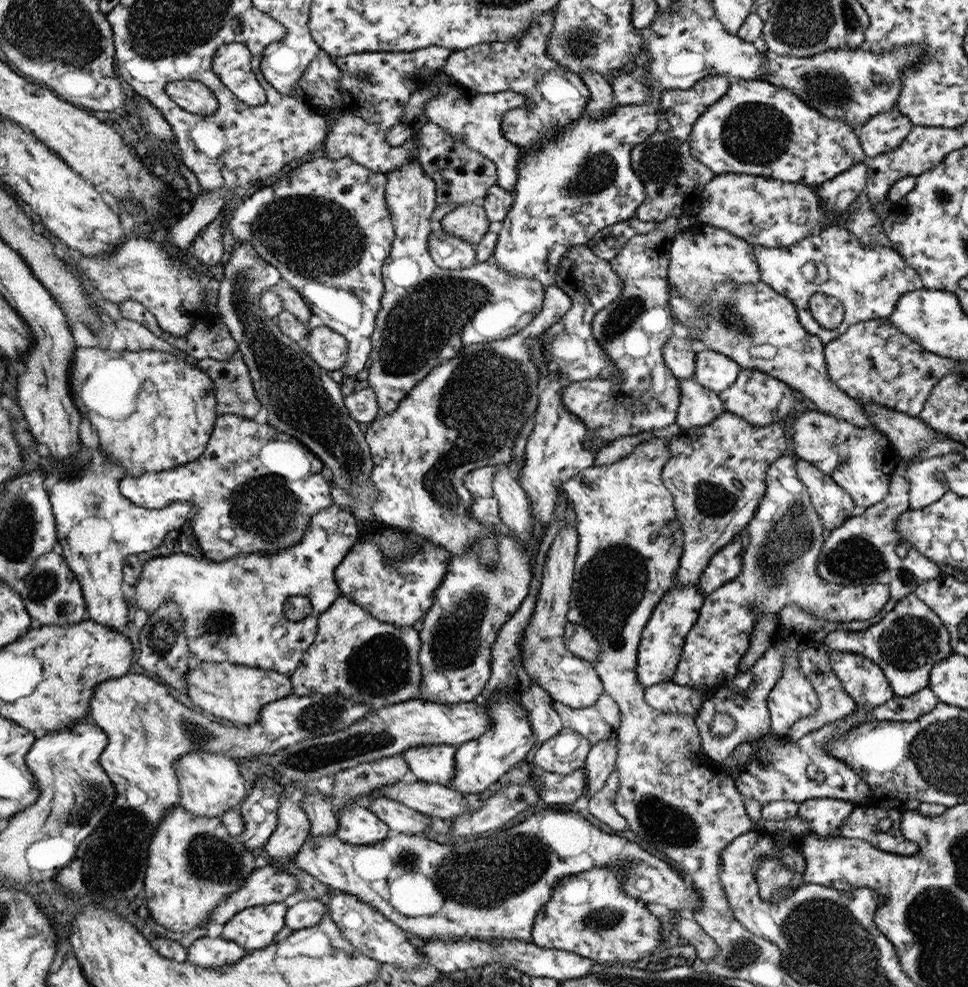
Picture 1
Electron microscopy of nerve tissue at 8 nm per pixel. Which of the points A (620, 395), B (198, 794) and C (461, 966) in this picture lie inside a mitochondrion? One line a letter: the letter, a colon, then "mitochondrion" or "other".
A: other
B: other
C: other

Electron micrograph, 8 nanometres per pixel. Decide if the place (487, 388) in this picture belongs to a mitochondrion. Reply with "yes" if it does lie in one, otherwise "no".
yes

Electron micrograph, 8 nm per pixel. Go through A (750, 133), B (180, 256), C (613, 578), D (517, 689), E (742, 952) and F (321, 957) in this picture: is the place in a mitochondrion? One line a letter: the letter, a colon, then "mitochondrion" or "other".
A: mitochondrion
B: other
C: mitochondrion
D: other
E: mitochondrion
F: other

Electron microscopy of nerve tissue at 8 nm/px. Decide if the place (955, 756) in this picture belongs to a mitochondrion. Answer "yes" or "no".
yes

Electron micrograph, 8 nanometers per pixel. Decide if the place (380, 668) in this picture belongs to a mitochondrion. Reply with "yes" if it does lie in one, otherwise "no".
yes

